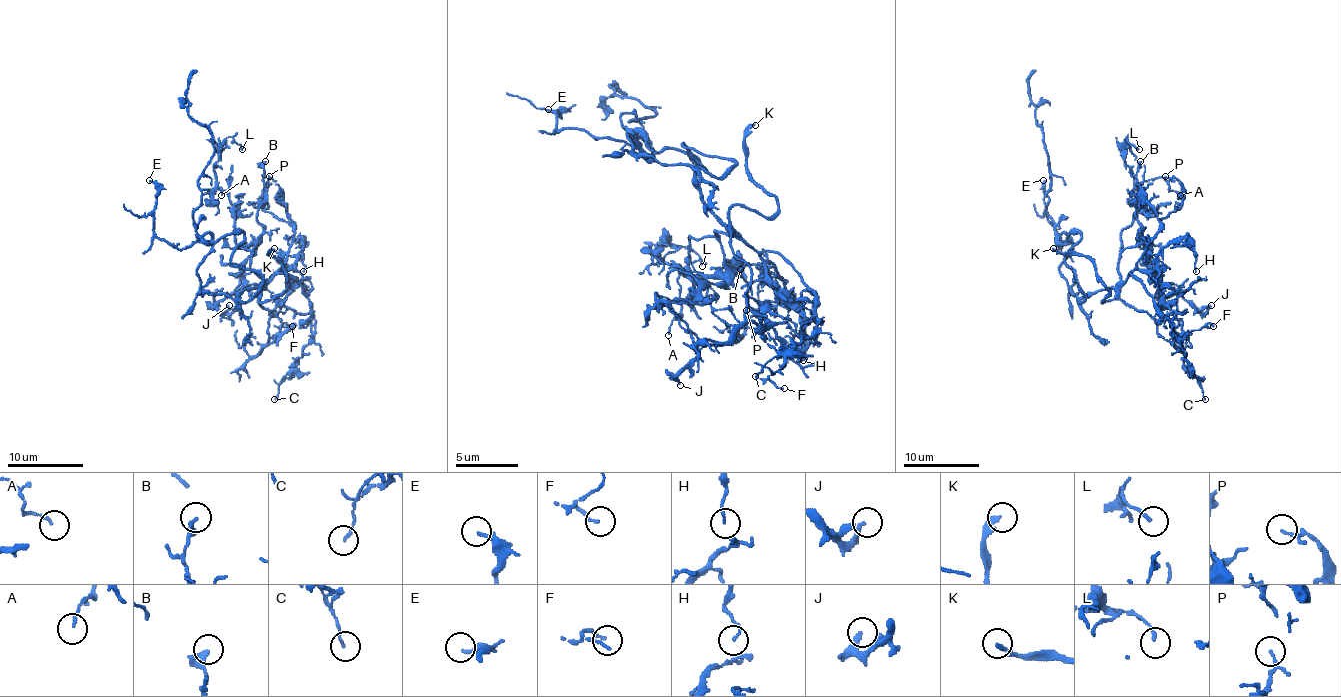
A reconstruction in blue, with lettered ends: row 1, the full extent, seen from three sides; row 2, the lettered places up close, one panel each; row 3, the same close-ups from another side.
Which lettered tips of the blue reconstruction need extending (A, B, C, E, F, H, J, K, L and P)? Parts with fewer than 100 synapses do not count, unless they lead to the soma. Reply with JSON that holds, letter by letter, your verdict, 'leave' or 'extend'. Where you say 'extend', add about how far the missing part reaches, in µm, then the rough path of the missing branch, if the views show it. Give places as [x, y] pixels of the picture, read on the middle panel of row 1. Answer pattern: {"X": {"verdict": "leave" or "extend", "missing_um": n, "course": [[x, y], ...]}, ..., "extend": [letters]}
{"A": {"verdict": "leave"}, "B": {"verdict": "leave"}, "C": {"verdict": "leave"}, "E": {"verdict": "leave"}, "F": {"verdict": "leave"}, "H": {"verdict": "leave"}, "J": {"verdict": "leave"}, "K": {"verdict": "extend", "missing_um": 25}, "L": {"verdict": "leave"}, "P": {"verdict": "leave"}, "extend": ["K"]}

